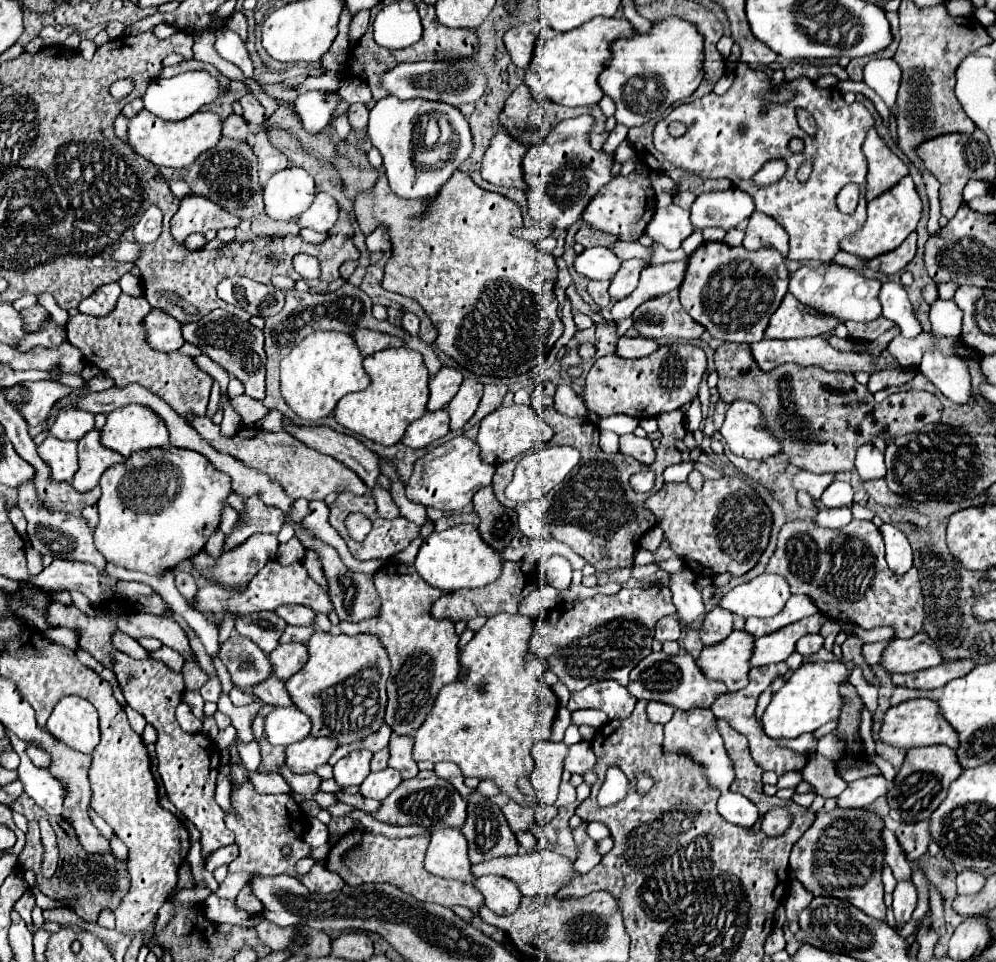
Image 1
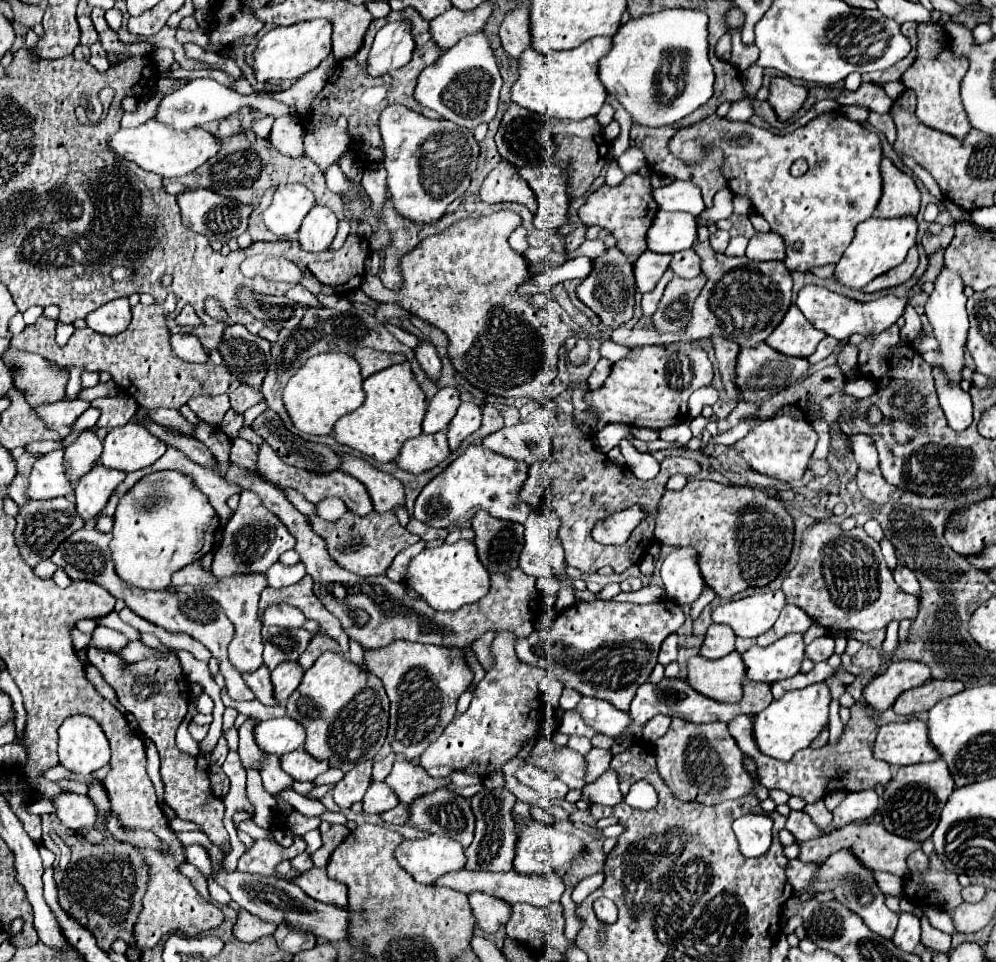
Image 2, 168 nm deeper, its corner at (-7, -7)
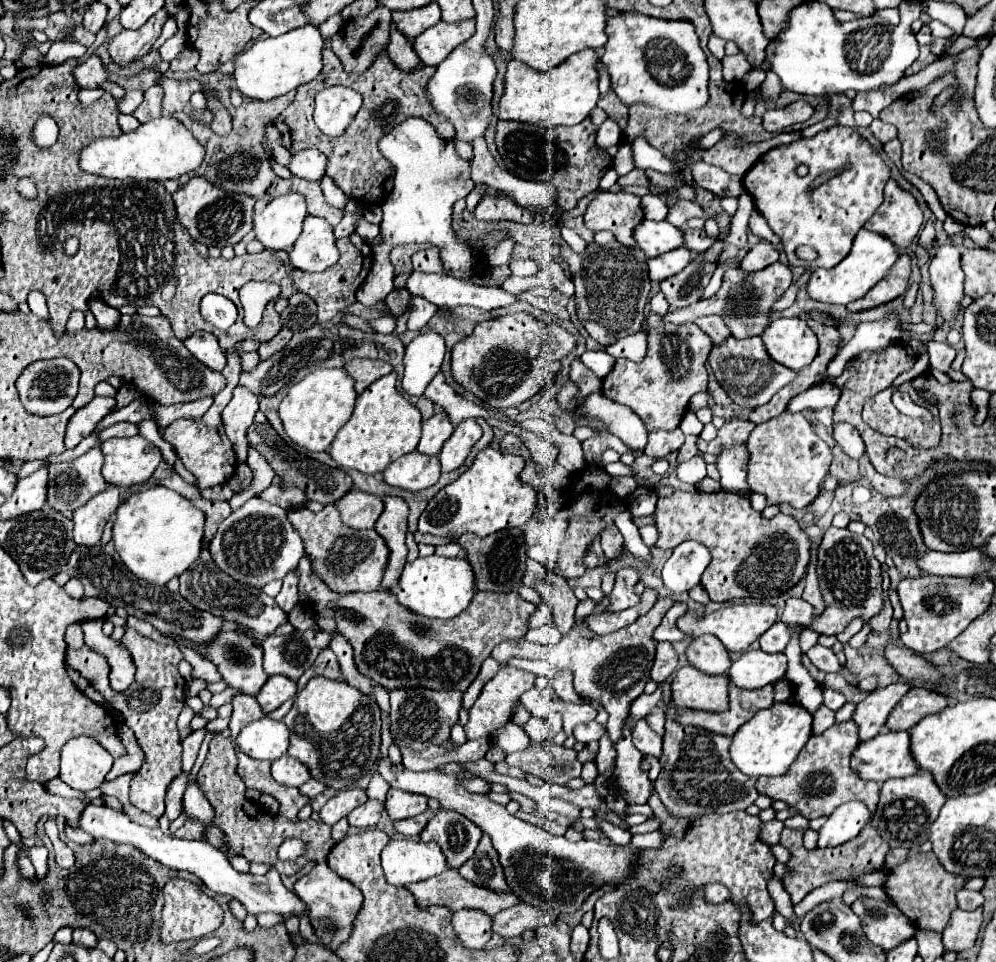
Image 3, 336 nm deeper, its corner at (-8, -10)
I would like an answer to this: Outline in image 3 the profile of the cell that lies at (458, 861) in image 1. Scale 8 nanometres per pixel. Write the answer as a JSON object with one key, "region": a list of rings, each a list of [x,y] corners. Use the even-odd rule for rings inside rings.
{"region":[[[391,840],[381,852],[381,864],[387,882],[393,886],[427,880],[449,868],[435,842],[425,844],[415,840]]]}

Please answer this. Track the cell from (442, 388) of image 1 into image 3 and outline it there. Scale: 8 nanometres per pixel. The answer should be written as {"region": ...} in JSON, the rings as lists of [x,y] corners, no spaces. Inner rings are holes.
{"region":[[[435,410],[435,414],[427,422],[423,422],[423,436],[419,440],[417,450],[427,456],[437,456],[451,434],[453,434],[451,422],[441,410]]]}

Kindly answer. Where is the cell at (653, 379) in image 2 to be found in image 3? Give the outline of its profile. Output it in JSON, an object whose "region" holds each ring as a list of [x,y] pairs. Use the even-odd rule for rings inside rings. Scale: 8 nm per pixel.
{"region":[[[649,314],[645,320],[649,334],[647,356],[635,364],[619,358],[613,370],[603,378],[603,394],[619,404],[629,406],[647,426],[647,430],[675,430],[683,420],[693,394],[707,390],[707,356],[711,350],[711,338],[697,324],[673,326],[663,316]]]}

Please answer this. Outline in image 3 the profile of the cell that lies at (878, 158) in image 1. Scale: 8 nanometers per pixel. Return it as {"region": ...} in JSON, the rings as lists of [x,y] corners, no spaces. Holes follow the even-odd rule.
{"region":[[[889,180],[885,186],[883,204],[877,208],[871,220],[867,220],[865,228],[887,236],[899,248],[899,252],[905,252],[905,248],[917,238],[921,224],[923,212],[915,198],[901,190],[895,180]]]}

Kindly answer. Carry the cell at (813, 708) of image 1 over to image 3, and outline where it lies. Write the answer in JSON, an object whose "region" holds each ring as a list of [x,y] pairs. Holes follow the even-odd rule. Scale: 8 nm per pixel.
{"region":[[[783,702],[767,710],[759,710],[747,724],[743,724],[731,742],[731,760],[747,776],[781,776],[789,770],[801,748],[811,736],[813,716],[799,704]]]}

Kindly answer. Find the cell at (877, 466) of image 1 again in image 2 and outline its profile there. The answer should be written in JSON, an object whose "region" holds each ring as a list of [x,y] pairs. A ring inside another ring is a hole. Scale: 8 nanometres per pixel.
{"region":[[[854,435],[852,451],[854,451],[854,459],[862,471],[874,471],[880,467],[878,451],[874,449],[874,439],[870,439],[870,435]]]}

